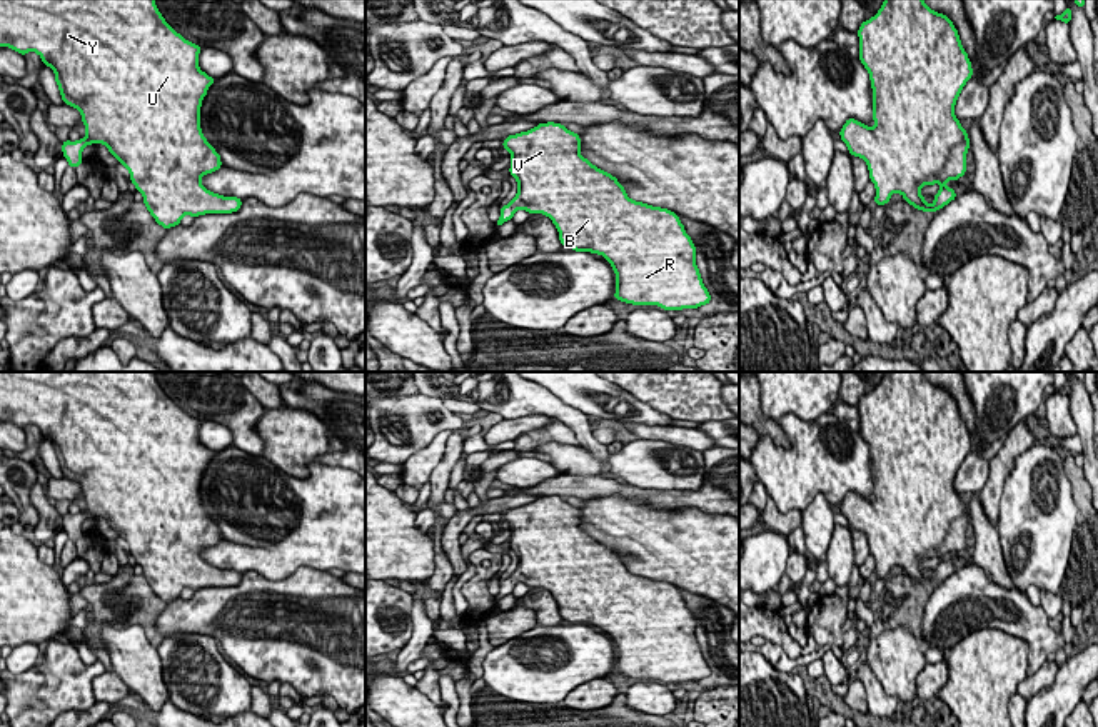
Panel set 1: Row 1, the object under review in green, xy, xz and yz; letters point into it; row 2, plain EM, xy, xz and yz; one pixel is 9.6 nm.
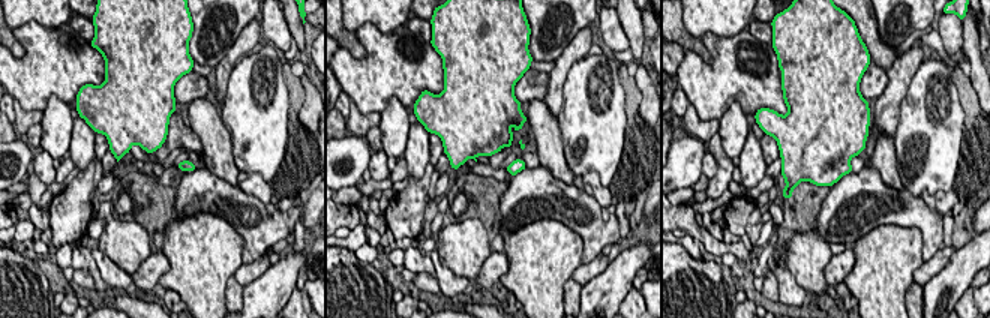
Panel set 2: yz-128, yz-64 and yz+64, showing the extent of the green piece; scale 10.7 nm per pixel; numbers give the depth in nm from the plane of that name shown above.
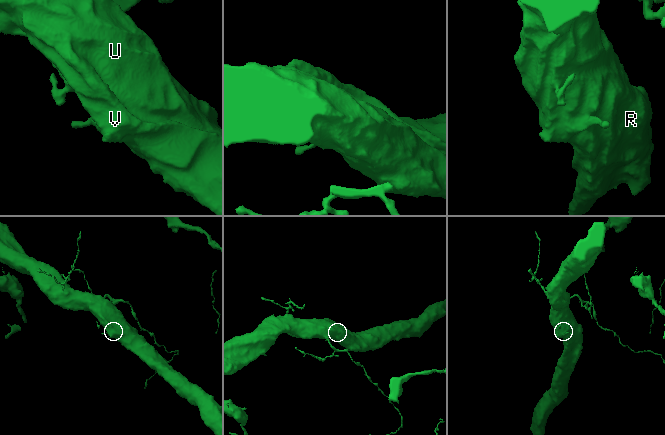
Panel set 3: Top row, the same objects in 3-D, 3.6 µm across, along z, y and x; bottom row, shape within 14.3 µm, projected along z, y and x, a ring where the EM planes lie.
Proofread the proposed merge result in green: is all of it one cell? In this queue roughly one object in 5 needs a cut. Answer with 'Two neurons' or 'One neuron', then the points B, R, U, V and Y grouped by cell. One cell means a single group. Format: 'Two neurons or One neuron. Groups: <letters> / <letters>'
One neuron. Groups: B R U V Y

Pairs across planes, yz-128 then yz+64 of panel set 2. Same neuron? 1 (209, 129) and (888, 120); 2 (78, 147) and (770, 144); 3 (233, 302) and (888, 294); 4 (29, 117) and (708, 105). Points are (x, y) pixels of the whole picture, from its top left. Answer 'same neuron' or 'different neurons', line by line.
1: different neurons
2: different neurons
3: different neurons
4: different neurons

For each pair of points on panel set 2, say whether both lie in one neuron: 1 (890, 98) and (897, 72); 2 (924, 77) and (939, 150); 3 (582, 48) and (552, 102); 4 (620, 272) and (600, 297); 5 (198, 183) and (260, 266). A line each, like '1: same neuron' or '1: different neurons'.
1: same neuron
2: same neuron
3: same neuron
4: same neuron
5: different neurons

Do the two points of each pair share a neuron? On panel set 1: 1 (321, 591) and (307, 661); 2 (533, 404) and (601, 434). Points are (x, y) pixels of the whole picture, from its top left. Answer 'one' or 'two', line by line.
1: one
2: two

